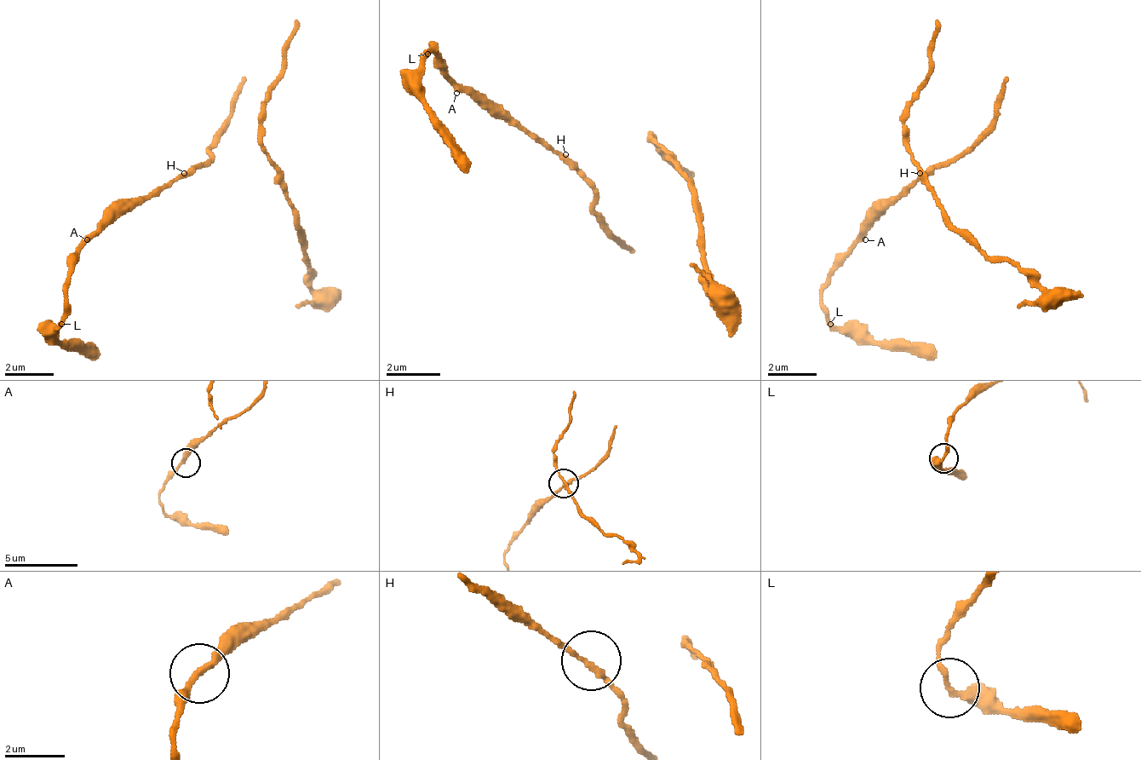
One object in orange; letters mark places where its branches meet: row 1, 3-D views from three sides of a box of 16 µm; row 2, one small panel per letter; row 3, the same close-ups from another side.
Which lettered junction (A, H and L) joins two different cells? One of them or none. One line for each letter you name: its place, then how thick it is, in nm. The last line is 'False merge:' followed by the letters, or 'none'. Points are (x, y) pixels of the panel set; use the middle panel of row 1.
False merge: none

